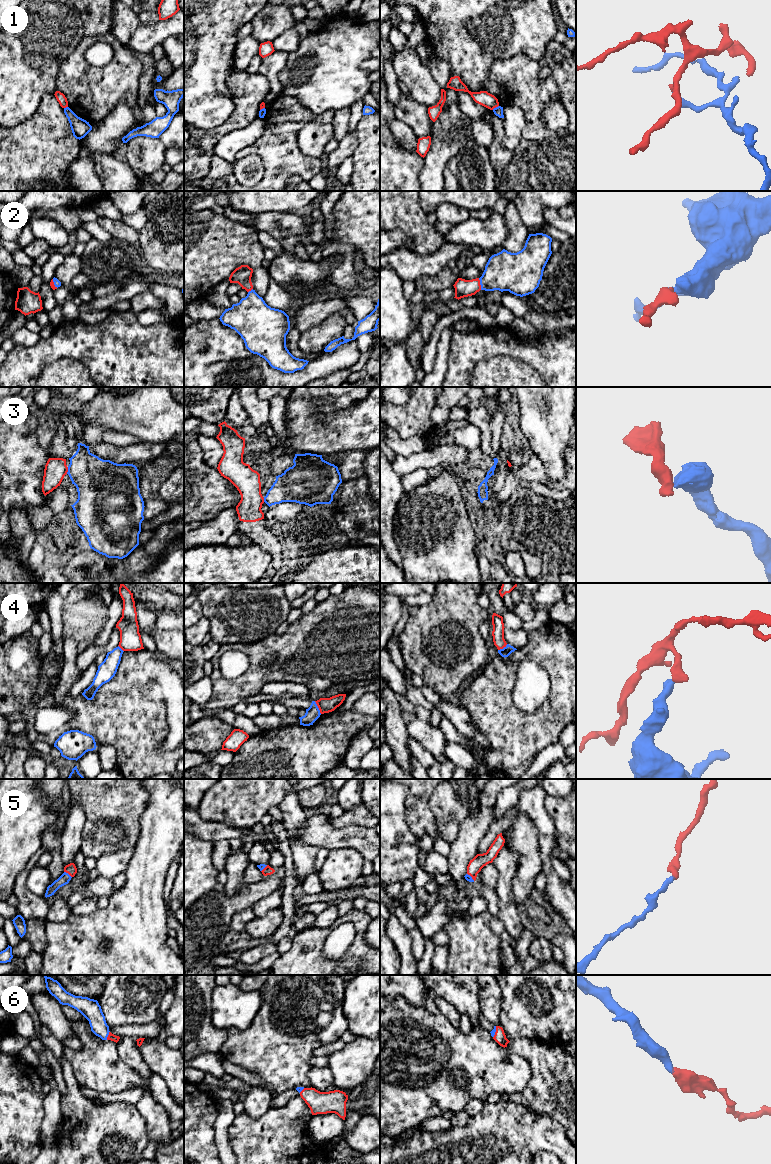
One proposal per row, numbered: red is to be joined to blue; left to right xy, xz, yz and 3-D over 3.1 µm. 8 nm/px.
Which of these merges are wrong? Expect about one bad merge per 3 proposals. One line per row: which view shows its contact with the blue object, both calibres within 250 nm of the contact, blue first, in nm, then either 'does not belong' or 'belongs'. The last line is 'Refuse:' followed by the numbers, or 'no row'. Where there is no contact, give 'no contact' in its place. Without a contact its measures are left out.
1: yz | 80/120 nm | does not belong
2: yz | 320/140 nm | belongs
3: xy | 360/180 nm | does not belong
4: xz | 110/120 nm | does not belong
5: xy | 90/90 nm | belongs
6: xy | 160/60 nm | belongs
Refuse: 1, 3, 4

